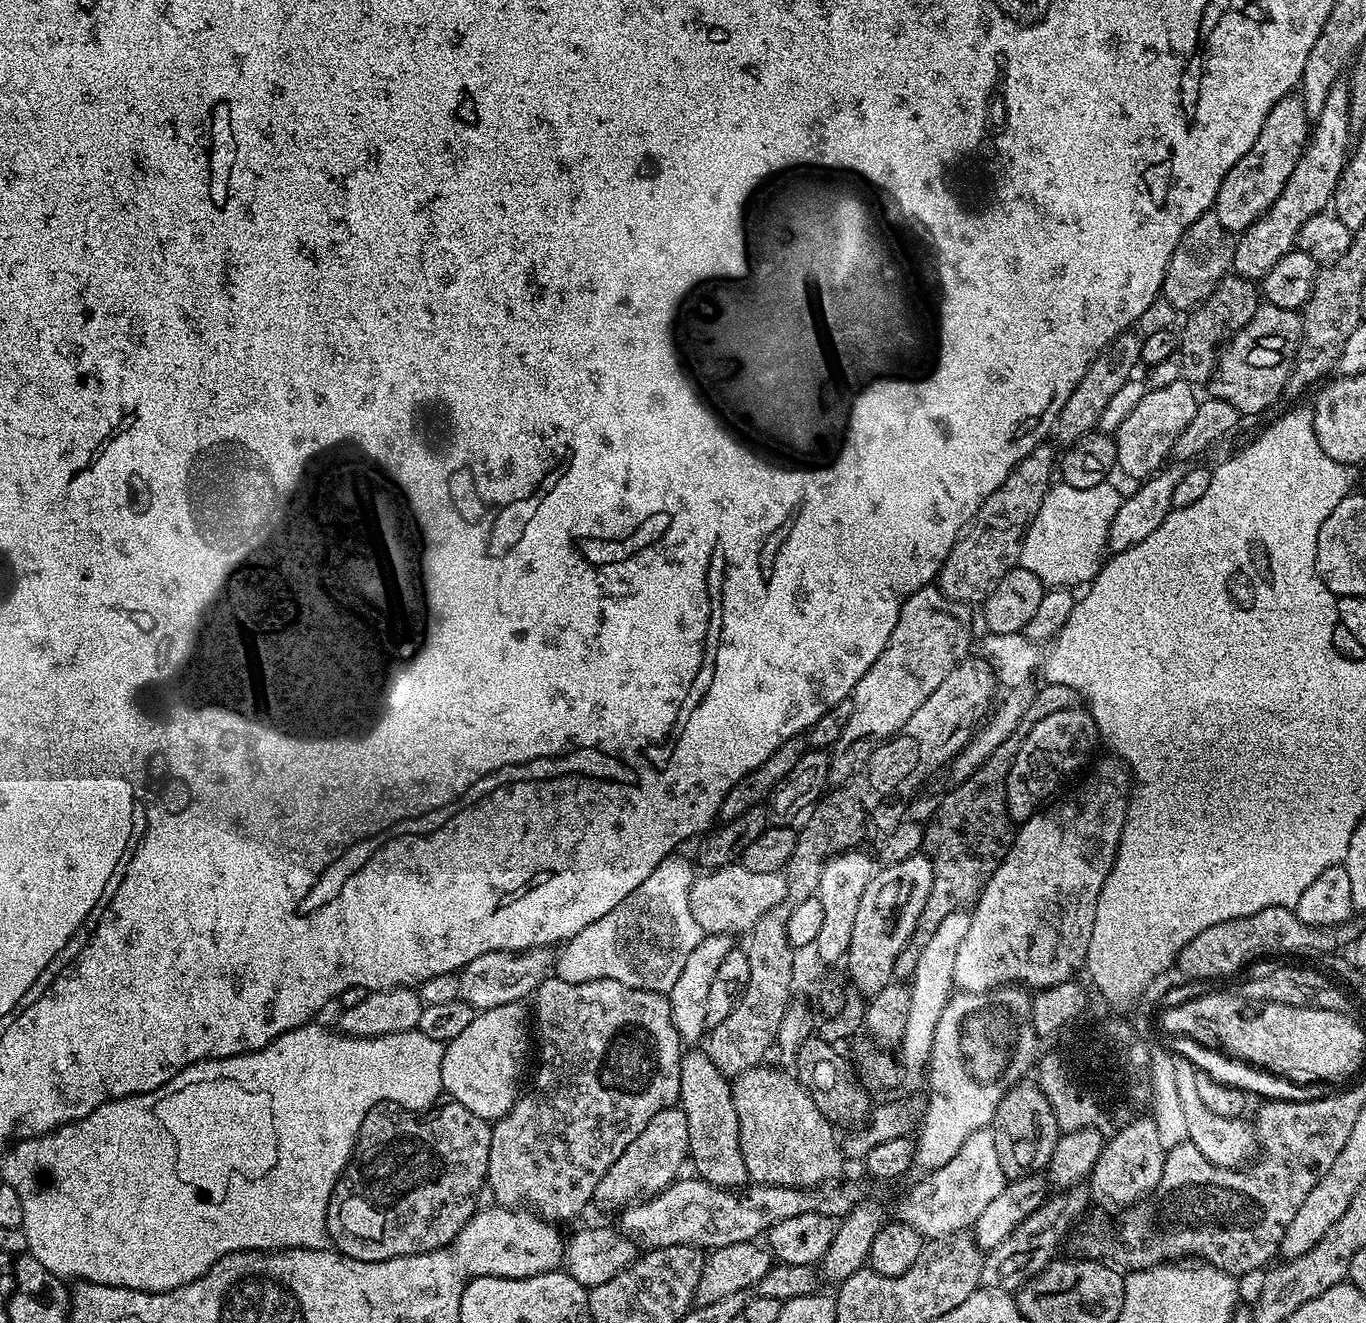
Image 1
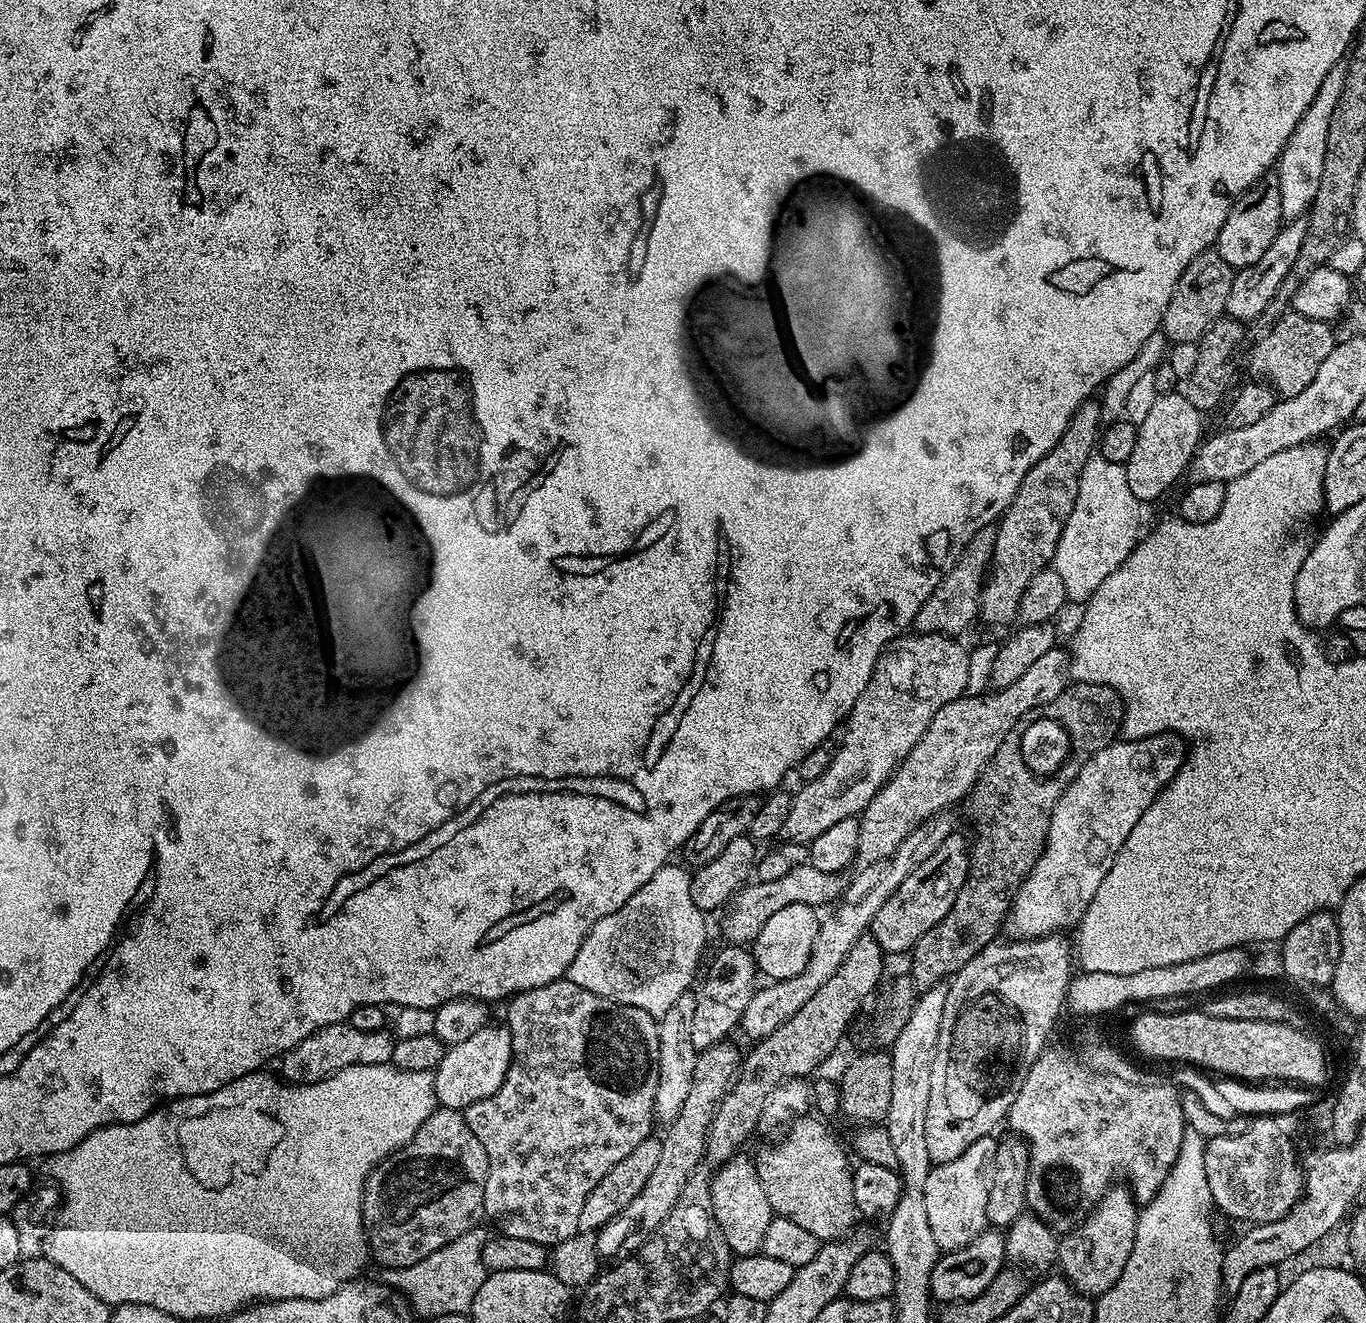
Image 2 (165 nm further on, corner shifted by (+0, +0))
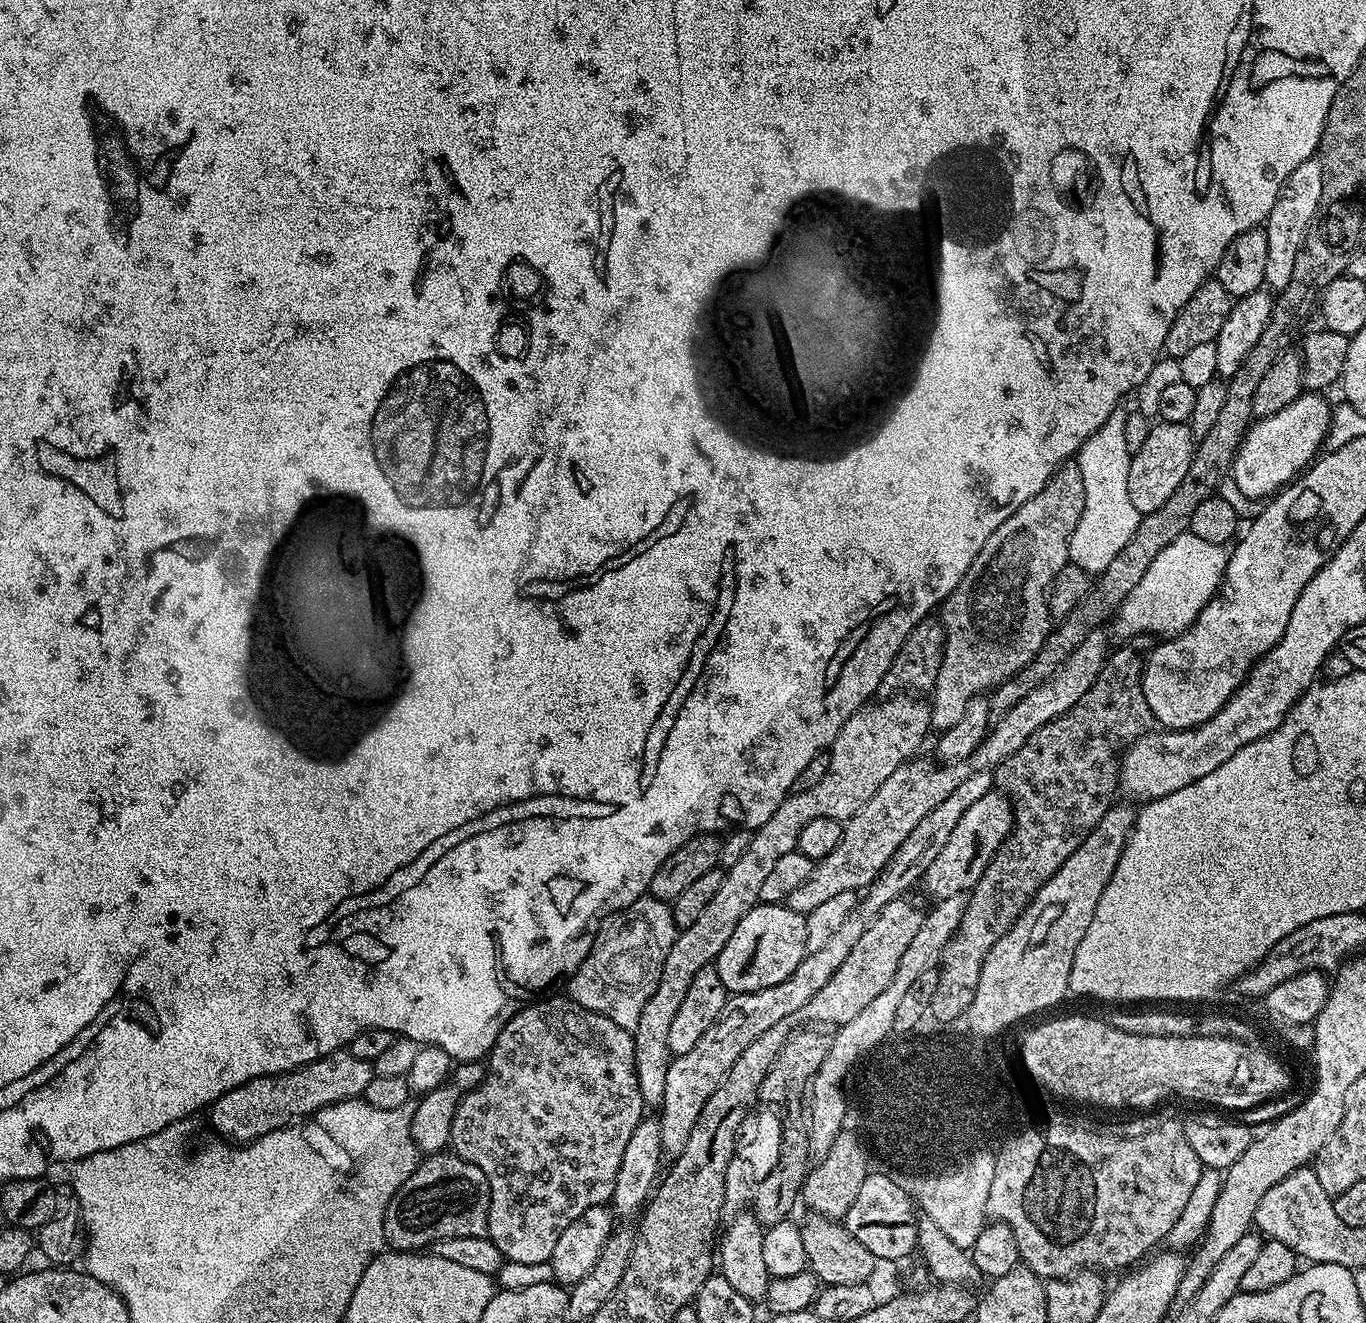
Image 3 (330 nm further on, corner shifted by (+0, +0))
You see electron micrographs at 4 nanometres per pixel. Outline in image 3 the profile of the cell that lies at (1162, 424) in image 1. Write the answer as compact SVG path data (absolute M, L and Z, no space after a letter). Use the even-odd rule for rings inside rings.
M1153 423L1142 450L1132 453L1130 478L1126 478L1126 487L1130 502L1134 502L1134 510L1147 514L1166 503L1166 498L1170 498L1170 494L1178 490L1182 478L1186 478L1186 470L1190 470L1196 445L1197 441L1192 439L1192 432L1187 424Z

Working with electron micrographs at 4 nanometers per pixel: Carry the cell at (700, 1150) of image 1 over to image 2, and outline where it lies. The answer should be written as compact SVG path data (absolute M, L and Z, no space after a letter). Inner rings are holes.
M743 1155L731 1156L710 1176L712 1181L710 1198L714 1206L714 1218L726 1238L726 1246L733 1257L755 1256L760 1252L766 1226L770 1226L774 1215L766 1198L766 1190L762 1190L762 1181L758 1178L755 1159L751 1155Z

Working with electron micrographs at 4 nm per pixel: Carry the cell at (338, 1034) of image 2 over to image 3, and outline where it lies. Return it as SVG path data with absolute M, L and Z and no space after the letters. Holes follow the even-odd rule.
M341 1050L289 1072L259 1076L212 1103L212 1128L221 1132L225 1141L244 1146L268 1132L288 1127L297 1118L307 1118L326 1106L363 1097L373 1075L371 1060L354 1058L354 1054Z

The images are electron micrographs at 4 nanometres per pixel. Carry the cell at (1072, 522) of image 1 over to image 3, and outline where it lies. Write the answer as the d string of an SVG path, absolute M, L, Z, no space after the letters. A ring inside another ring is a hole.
M1116 408L1086 438L1084 445L1074 457L1074 463L1082 470L1082 486L1086 486L1086 502L1082 506L1082 518L1078 518L1078 526L1074 534L1070 534L1068 543L1068 559L1073 564L1082 566L1090 574L1099 574L1114 562L1116 555L1130 542L1130 534L1138 526L1141 513L1134 510L1134 502L1130 502L1130 494L1126 487L1126 478L1130 478L1130 462L1132 452L1126 450L1126 418L1129 409Z

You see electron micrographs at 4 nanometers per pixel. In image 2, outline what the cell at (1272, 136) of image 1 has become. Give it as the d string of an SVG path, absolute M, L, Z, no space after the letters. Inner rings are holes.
M1265 175L1258 183L1232 202L1226 222L1218 234L1214 250L1234 270L1254 266L1262 254L1270 247L1270 242L1280 233L1282 227L1282 198L1278 192L1278 182L1275 175Z

